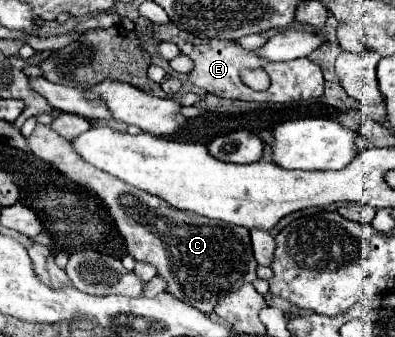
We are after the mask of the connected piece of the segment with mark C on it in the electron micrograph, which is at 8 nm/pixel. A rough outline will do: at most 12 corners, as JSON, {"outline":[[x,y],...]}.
{"outline":[[37,124],[37,158],[107,204],[135,260],[211,314],[257,278],[247,228],[171,208]]}

